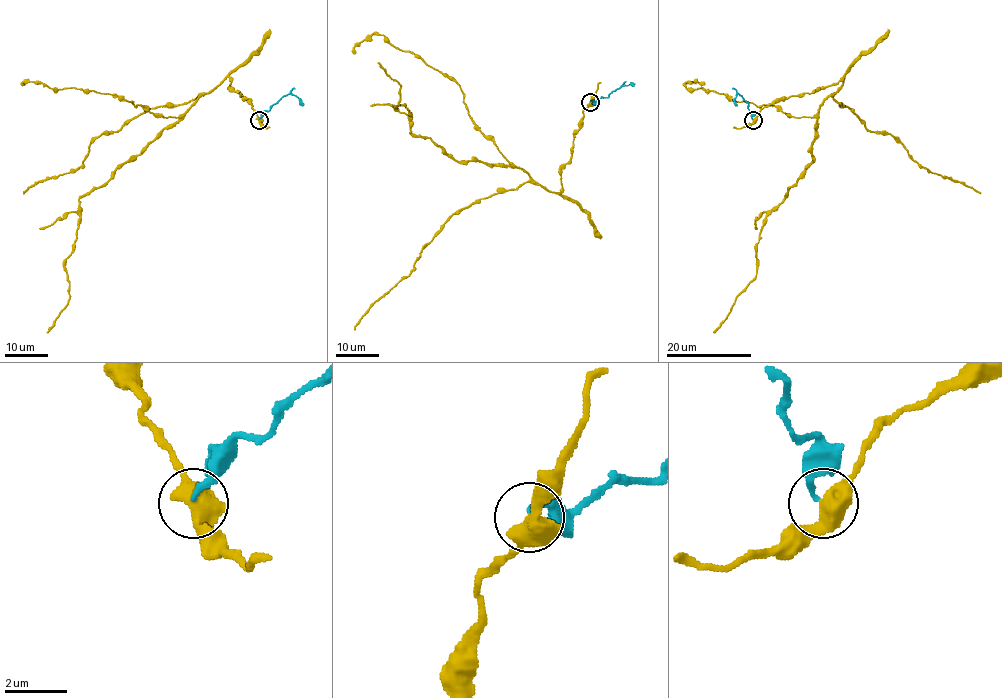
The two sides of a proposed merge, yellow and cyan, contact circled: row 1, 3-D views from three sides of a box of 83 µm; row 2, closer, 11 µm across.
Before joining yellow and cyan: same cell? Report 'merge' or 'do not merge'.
do not merge

